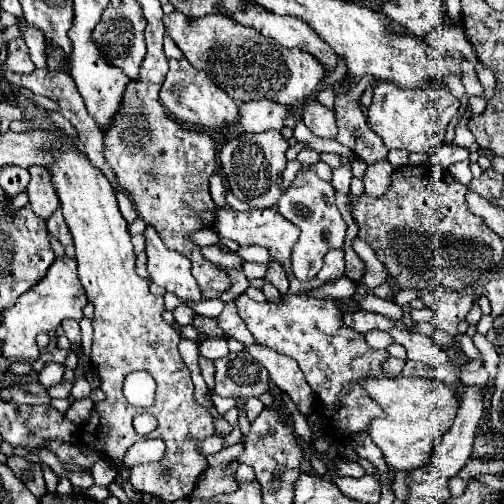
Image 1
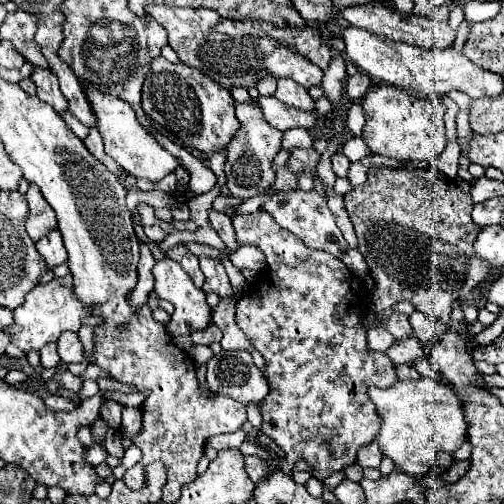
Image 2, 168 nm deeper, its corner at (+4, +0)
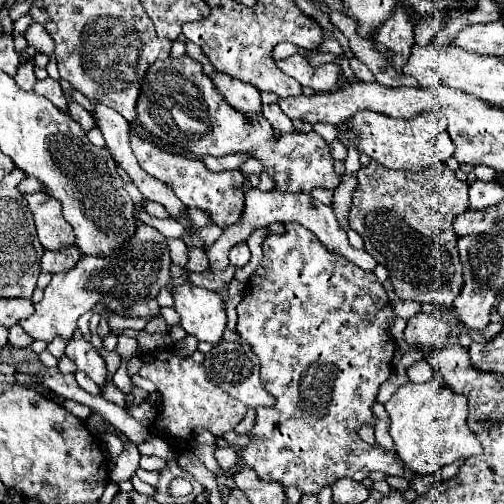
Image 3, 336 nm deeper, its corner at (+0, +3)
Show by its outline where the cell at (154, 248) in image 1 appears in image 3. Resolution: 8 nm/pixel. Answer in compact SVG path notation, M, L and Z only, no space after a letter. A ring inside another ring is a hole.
M181 284L173 286L171 294L175 300L173 308L181 316L181 328L187 334L203 342L221 342L227 316L217 292L195 284Z

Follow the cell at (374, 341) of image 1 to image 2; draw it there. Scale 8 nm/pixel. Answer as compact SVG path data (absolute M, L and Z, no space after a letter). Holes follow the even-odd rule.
M381 327L369 329L367 339L369 339L369 347L375 351L387 351L387 347L391 347L395 343L395 339L391 339L391 333Z

